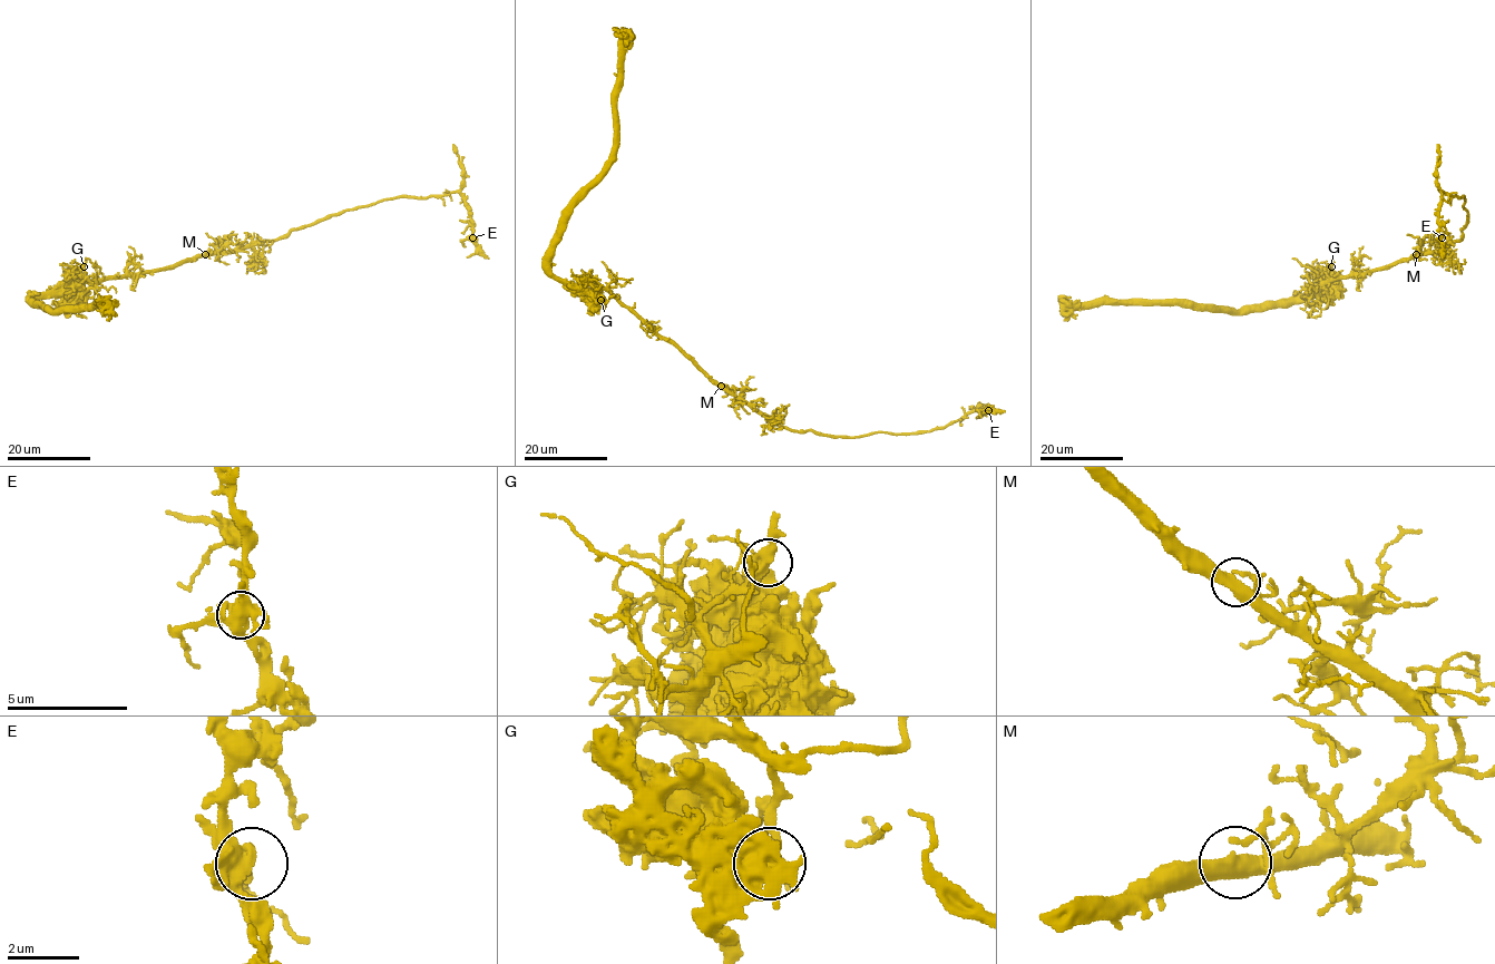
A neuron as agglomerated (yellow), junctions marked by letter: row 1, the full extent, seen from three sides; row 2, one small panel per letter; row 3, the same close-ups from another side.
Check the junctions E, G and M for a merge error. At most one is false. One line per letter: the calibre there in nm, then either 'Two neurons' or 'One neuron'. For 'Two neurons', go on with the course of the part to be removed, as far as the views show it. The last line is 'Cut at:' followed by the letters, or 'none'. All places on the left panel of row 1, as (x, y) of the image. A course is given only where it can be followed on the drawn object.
E: Thickness 380 nm. One neuron
G: Thickness 360 nm. Two neurons. Course of the part to remove: (85, 266), (95, 281), (140, 275), (284, 237), (386, 200), (458, 192), (472, 221), (475, 244), (489, 259)
M: Thickness 400 nm. One neuron
Cut at: G

